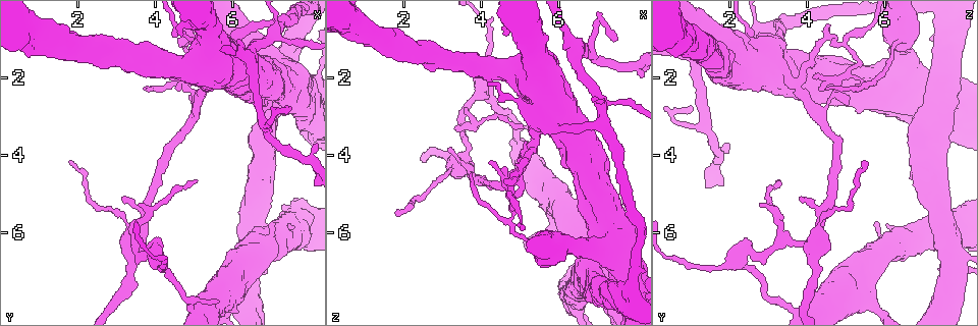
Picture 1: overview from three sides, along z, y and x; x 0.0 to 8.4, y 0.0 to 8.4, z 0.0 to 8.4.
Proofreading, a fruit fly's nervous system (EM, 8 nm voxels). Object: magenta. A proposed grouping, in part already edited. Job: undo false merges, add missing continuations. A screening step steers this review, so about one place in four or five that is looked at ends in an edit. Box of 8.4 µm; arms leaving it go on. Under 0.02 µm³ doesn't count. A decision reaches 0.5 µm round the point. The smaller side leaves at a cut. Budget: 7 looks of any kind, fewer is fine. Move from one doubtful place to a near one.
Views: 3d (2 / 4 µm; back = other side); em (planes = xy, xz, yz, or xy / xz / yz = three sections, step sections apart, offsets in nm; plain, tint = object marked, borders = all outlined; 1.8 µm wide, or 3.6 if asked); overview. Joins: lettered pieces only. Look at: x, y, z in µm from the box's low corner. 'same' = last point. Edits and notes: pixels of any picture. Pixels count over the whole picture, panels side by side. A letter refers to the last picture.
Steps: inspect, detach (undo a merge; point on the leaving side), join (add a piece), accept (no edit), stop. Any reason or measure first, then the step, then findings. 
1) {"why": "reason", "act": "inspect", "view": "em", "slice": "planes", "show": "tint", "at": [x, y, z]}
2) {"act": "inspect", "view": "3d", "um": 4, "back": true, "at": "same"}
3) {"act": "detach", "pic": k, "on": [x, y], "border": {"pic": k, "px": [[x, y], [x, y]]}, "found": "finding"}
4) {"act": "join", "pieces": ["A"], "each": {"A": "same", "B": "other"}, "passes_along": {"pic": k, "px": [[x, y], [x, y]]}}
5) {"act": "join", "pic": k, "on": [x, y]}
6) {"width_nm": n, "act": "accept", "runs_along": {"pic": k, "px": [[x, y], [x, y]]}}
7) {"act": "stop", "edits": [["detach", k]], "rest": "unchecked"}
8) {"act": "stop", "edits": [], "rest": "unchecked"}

{"why": "thin end", "act": "inspect", "view": "3d", "um": 2, "at": [5.05, 4.65, 3.25]}

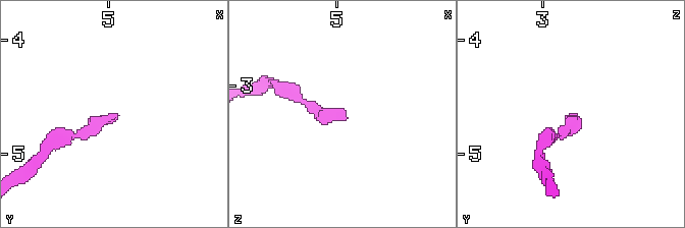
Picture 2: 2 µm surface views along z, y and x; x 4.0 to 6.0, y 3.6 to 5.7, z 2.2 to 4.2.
{"act": "inspect", "view": "em", "slice": "planes", "show": "borders", "at": [5.04, 4.64, 3.28]}

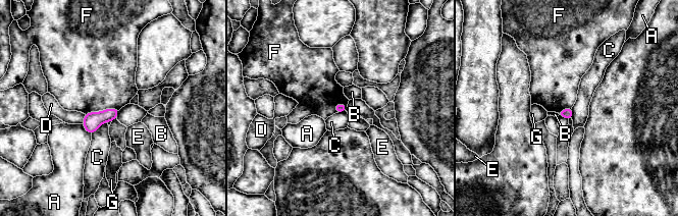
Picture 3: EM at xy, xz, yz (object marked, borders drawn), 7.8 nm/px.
{"act": "accept", "each": {"A": "other", "B": "other", "C": "other", "D": "other", "E": "other", "F": "other", "G": "other"}, "border": {"pic": 3, "px": [[118, 109], [107, 108], [85, 114]]}, "found": "none of them fits"}

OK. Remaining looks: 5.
{"why": "thin end", "act": "inspect", "view": "3d", "um": 2, "at": [3.70, 2.35, 4.45]}

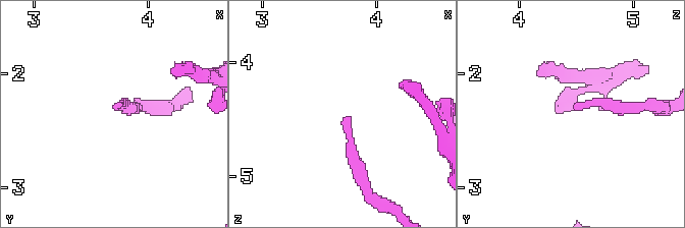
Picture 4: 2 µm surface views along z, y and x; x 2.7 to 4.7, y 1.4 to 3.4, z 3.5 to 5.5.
{"act": "inspect", "view": "em", "slice": "planes", "show": "borders", "at": [3.70, 2.28, 4.48]}

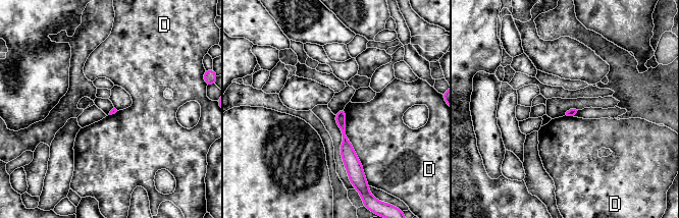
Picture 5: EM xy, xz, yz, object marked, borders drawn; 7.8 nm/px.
{"longest_contact_nm": ["D", 550], "act": "accept", "each": {"D": "other"}, "found": "no lettered piece goes on from it"}

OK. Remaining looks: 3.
{"why": "a narrow waist", "act": "inspect", "view": "em", "slice": "xy", "step": 16, "show": "tint", "at": [4.95, 1.05, 4.55]}

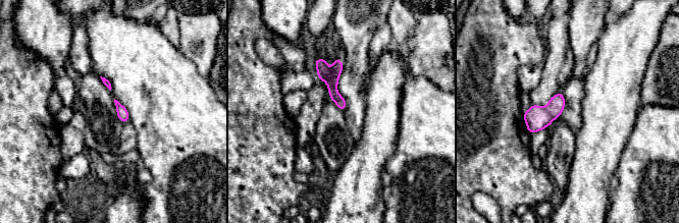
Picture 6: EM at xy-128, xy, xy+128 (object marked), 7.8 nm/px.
{"why": "cut it another way", "act": "inspect", "view": "em", "slice": "planes", "show": "borders", "at": "same"}

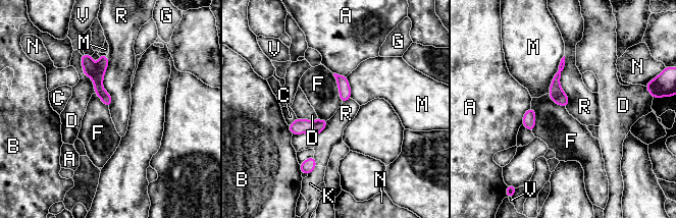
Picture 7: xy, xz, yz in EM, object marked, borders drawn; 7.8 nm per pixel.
{"act": "detach", "pic": 7, "on": [320, 124], "each": {"A": "other", "B": "other", "C": "other", "D": "other", "F": "other", "G": "other", "K": "other", "M": "other", "N": "other", "R": "other", "V": "other"}, "found": "two neurons meet here"}

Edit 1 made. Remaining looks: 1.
{"act": "stop", "edits": [["detach", 7]], "rest": "unchecked"}

